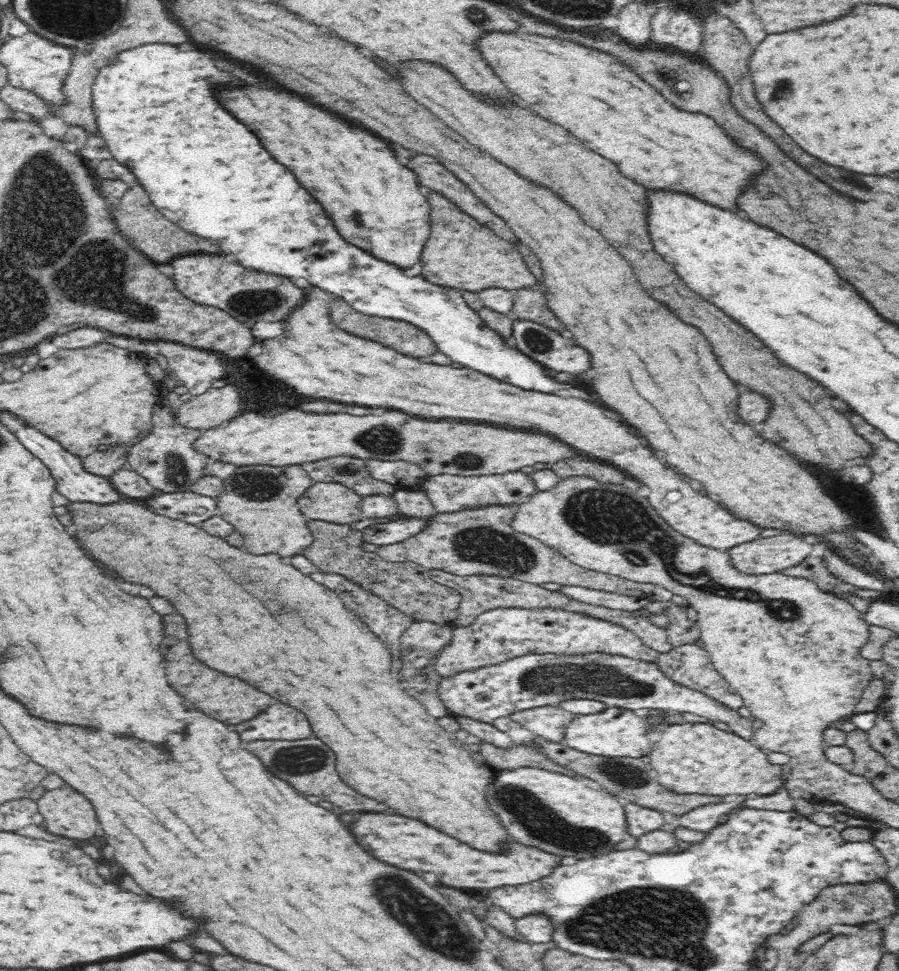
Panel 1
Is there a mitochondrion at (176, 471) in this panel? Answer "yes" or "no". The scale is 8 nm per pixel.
yes

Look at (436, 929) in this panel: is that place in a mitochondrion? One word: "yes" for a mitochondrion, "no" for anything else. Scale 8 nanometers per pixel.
yes

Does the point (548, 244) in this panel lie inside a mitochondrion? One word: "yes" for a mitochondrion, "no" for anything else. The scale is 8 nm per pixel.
no

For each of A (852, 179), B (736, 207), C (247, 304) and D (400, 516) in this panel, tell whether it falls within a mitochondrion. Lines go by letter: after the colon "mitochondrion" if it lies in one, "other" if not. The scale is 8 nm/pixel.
A: other
B: other
C: mitochondrion
D: other

